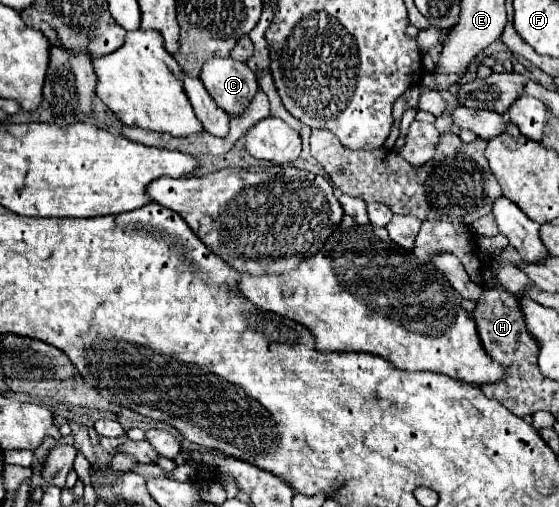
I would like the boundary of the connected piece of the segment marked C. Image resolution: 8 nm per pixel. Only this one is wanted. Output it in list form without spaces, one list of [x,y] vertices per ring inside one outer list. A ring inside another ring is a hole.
[[[233,57],[209,59],[209,63],[201,69],[199,79],[213,101],[229,115],[241,115],[257,93],[257,79],[253,71]]]

